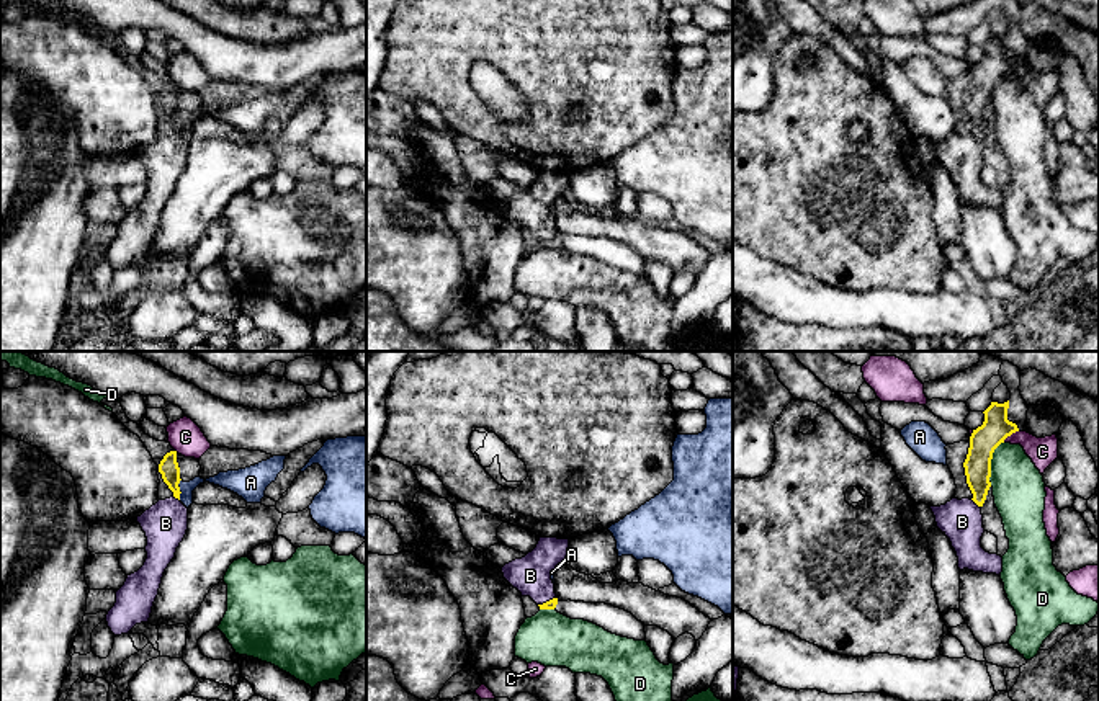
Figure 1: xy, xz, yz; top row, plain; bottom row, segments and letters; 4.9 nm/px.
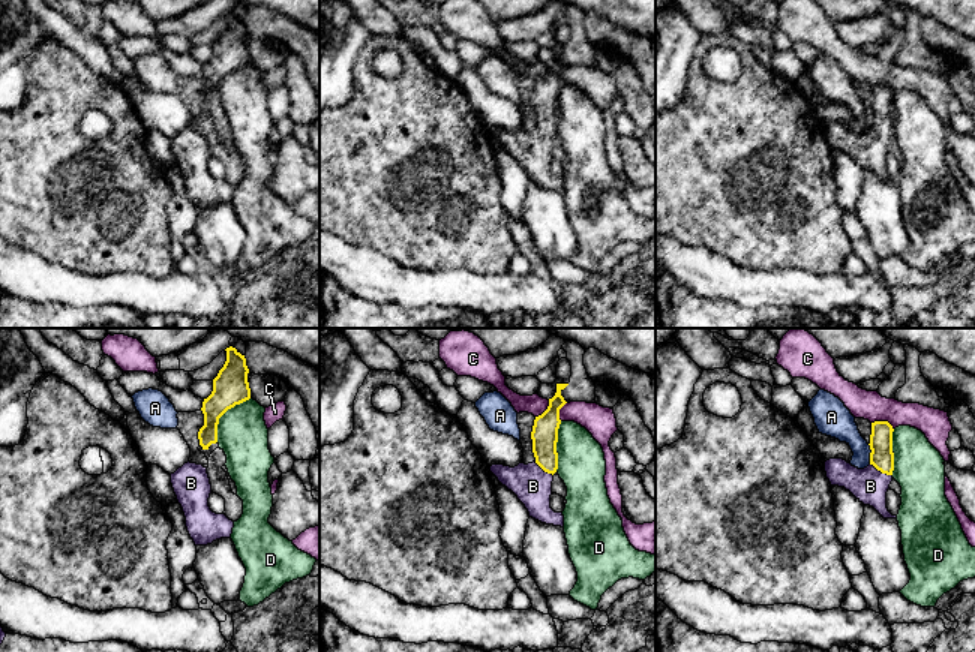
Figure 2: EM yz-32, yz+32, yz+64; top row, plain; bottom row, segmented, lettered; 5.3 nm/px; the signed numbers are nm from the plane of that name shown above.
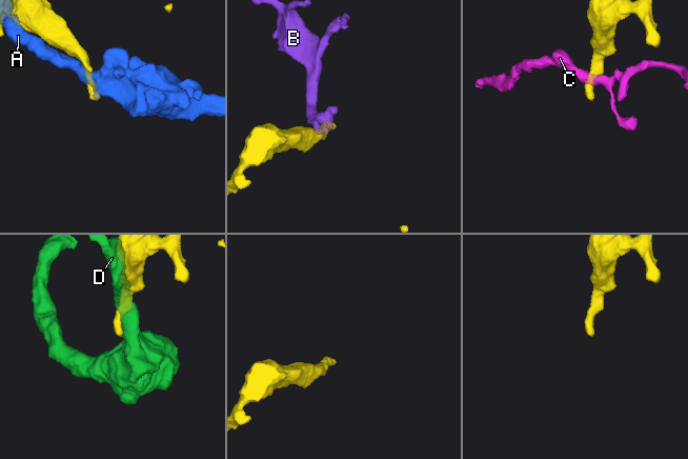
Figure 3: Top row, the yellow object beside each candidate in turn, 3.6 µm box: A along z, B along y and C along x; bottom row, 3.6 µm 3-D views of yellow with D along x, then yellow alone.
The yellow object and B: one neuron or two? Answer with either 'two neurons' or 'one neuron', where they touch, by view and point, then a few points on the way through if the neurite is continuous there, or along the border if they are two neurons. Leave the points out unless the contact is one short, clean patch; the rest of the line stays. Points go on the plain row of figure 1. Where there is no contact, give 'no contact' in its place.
one neuron | yz (975, 136) | across yz (977, 98), (975, 136), (962, 156)

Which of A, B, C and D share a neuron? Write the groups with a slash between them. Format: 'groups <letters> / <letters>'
groups A / B / C / D

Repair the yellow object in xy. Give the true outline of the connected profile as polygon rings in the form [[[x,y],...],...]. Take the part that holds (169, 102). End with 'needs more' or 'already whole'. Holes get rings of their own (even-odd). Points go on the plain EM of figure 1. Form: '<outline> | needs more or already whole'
[[[177,85],[164,90],[159,106],[173,129],[159,134],[136,154],[147,172],[147,193],[137,206],[128,209],[116,225],[114,240],[106,248],[108,261],[114,270],[129,268],[136,258],[149,255],[164,206],[188,163],[188,142],[180,136]]] | needs more

